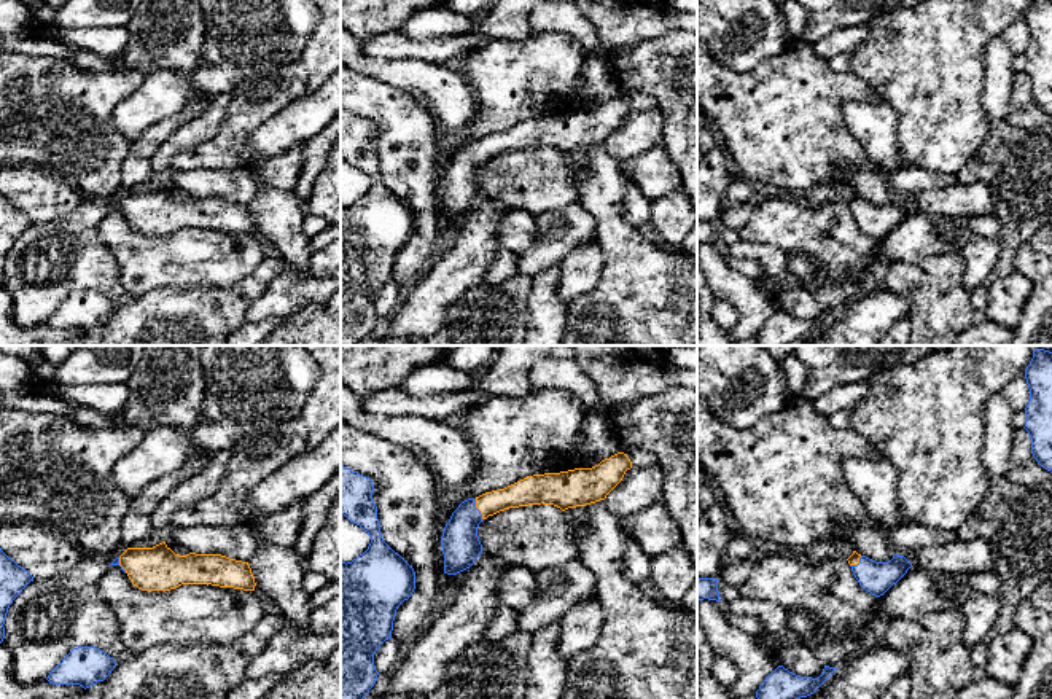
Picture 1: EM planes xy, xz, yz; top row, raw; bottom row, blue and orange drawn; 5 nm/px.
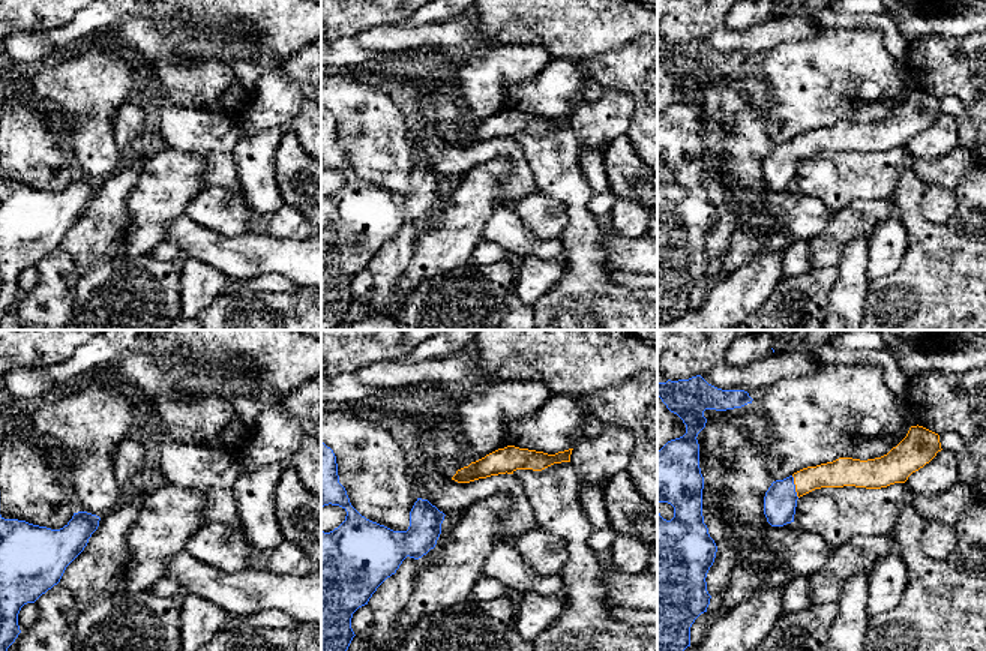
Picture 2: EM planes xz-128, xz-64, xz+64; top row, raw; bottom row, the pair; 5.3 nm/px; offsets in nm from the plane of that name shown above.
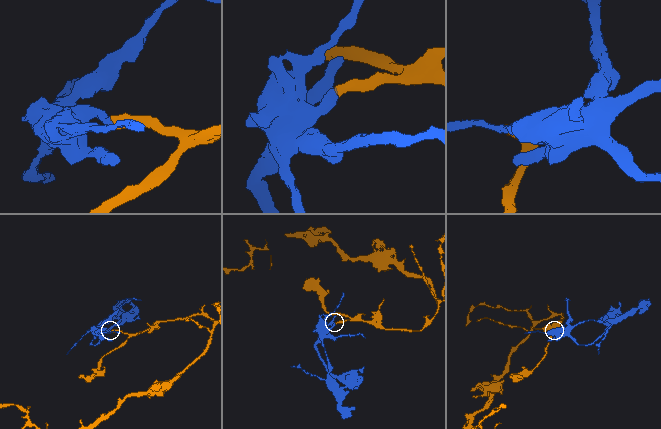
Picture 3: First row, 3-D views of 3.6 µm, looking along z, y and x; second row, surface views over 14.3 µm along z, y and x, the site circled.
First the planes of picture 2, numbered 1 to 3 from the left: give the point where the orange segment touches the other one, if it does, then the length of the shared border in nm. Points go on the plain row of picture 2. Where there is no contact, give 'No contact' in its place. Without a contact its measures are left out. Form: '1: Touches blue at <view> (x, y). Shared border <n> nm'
1: No contact
2: No contact
3: Touches blue at xz+64 (794, 150). Shared border 130 nm

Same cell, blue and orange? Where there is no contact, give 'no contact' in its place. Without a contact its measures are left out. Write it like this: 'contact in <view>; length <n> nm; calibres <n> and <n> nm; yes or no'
contact in xz; length 120 nm; calibres 190 and 140 nm; yes

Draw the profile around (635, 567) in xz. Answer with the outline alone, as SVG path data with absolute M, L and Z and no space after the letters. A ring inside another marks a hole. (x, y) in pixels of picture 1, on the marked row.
M625 541L624 559L621 565L622 575L637 586L649 586L653 557L643 551L643 548L633 541Z

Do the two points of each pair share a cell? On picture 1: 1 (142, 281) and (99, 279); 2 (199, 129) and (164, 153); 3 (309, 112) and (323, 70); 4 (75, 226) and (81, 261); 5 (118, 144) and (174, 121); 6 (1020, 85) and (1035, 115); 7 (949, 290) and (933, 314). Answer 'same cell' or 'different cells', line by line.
1: different cells
2: same cell
3: different cells
4: same cell
5: different cells
6: same cell
7: same cell

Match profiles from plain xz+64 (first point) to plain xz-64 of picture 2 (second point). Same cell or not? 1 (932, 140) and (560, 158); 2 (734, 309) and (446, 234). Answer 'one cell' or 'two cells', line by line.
1: two cells
2: one cell

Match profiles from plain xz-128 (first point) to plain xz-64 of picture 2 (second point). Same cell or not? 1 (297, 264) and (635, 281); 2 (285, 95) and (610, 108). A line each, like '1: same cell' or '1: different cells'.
1: different cells
2: same cell

